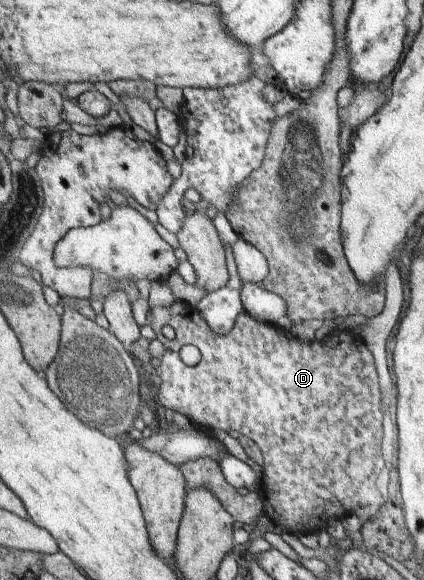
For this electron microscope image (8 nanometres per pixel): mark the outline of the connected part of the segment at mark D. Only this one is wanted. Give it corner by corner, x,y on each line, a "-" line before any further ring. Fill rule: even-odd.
179,300
168,306
168,308
154,307
150,310
152,311
151,327
157,334
157,339
162,342
165,348
164,354
154,363
157,370
156,374
162,379
162,384
156,386
158,407
163,410
171,408
176,412
180,412
180,414
184,414
194,425
205,431
216,429
230,432
230,430
236,430
241,435
252,439
259,446
263,454
263,475
262,488
258,495
263,504
264,514
271,522
299,536
302,533
314,533
326,528
330,518
342,520
348,515
356,514
364,523
375,516
379,511
378,509
385,503
376,486
378,474
386,467
386,461
382,457
382,435
384,430
382,416
384,413
382,411
380,380
375,367
375,360
370,349
358,333
351,333
352,338
350,340
344,338
344,343
342,343
342,338
338,336
338,332
334,332
334,336
330,336
330,340
318,341
314,339
312,342
303,343
292,335
288,336
286,331
278,327
273,328
271,324
259,323
243,310
236,317
232,330
227,335
218,335
206,324
197,309
188,302
-
163,326
172,326
175,330
175,338
170,340
162,335
-
184,344
194,344
199,348
202,356
198,365
188,366
180,359
178,352

